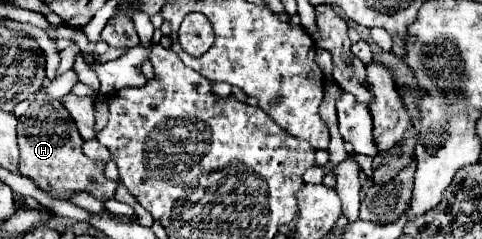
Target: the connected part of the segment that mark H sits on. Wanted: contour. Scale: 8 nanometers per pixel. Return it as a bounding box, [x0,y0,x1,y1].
[18,86,116,200]

